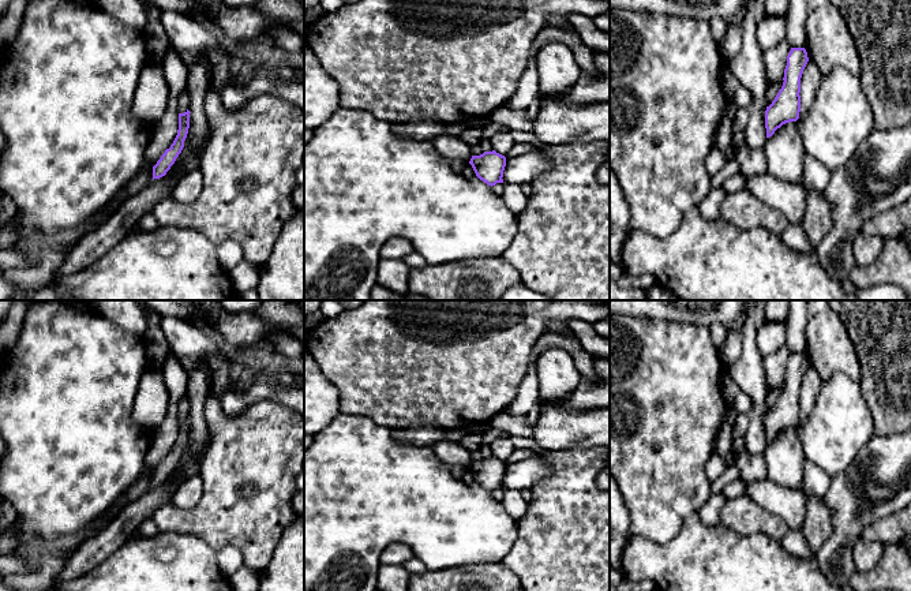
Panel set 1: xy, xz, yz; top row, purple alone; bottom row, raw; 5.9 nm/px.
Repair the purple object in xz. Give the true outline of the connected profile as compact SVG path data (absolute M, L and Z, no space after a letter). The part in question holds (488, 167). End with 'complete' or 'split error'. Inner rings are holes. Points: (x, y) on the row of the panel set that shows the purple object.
M484 152L480 156L472 156L469 164L472 165L476 176L487 183L488 186L495 186L496 183L503 183L503 171L506 167L506 157L492 152Z; complete

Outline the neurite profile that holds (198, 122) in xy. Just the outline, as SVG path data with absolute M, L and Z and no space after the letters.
M205 60L194 63L188 68L185 90L190 96L190 128L184 146L190 139L203 135L207 128L207 117L203 111L205 98L210 89L213 66Z

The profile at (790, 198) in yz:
M768 172L745 176L746 188L761 202L780 210L788 224L802 221L806 210L806 192L801 183L780 180Z

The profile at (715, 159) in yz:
M712 147L712 150L709 152L705 160L706 169L711 173L715 173L716 171L721 168L723 162L724 162L723 152L716 147Z

